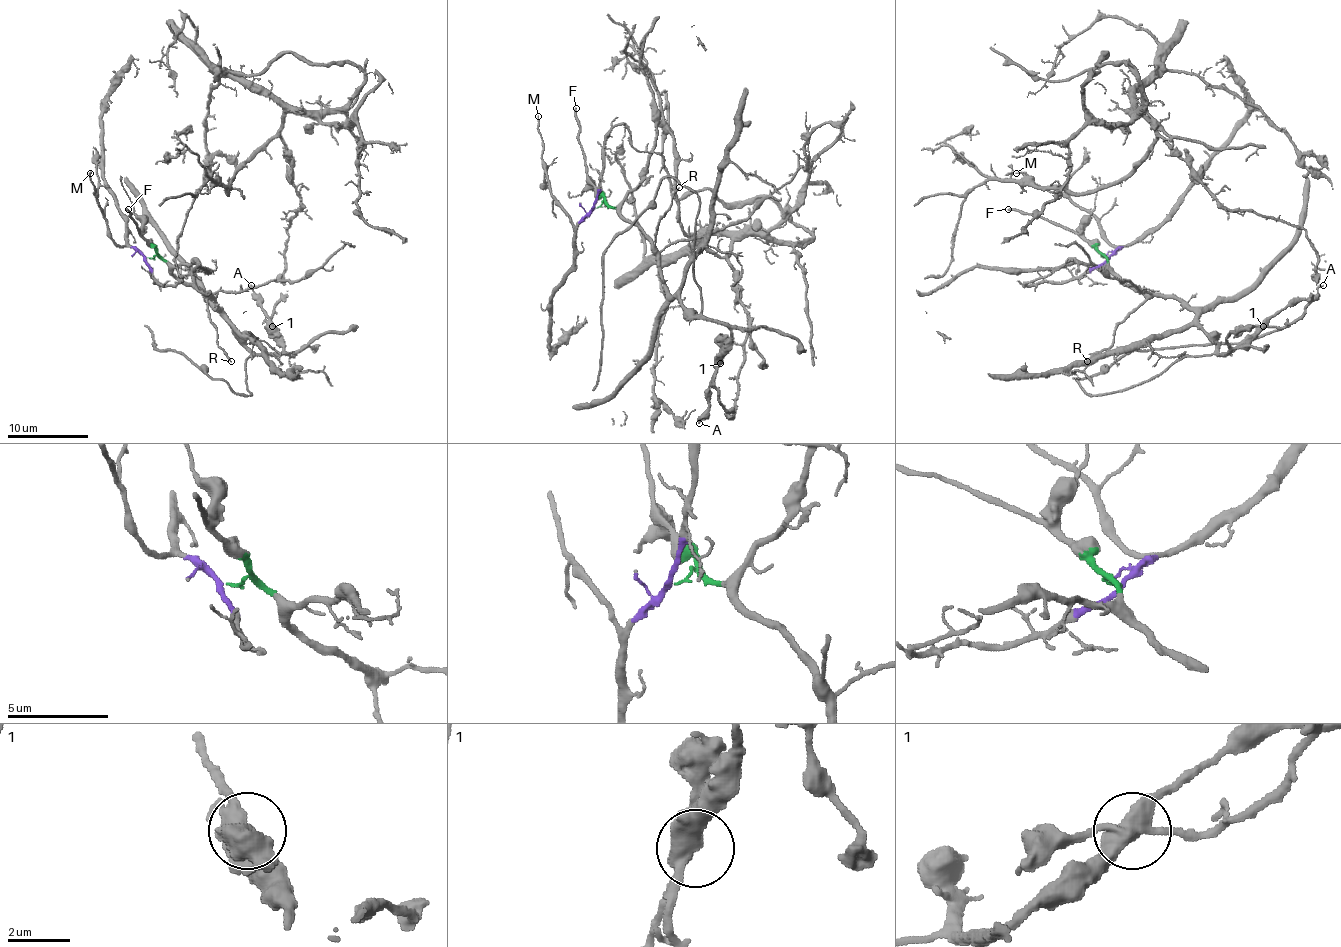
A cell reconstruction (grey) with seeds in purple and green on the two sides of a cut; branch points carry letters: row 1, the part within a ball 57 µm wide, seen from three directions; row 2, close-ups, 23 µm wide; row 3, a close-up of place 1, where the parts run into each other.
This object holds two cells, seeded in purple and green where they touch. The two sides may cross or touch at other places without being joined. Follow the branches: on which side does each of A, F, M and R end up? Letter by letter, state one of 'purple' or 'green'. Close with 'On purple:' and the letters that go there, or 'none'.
A: green
F: green
M: purple
R: green
On purple: M

